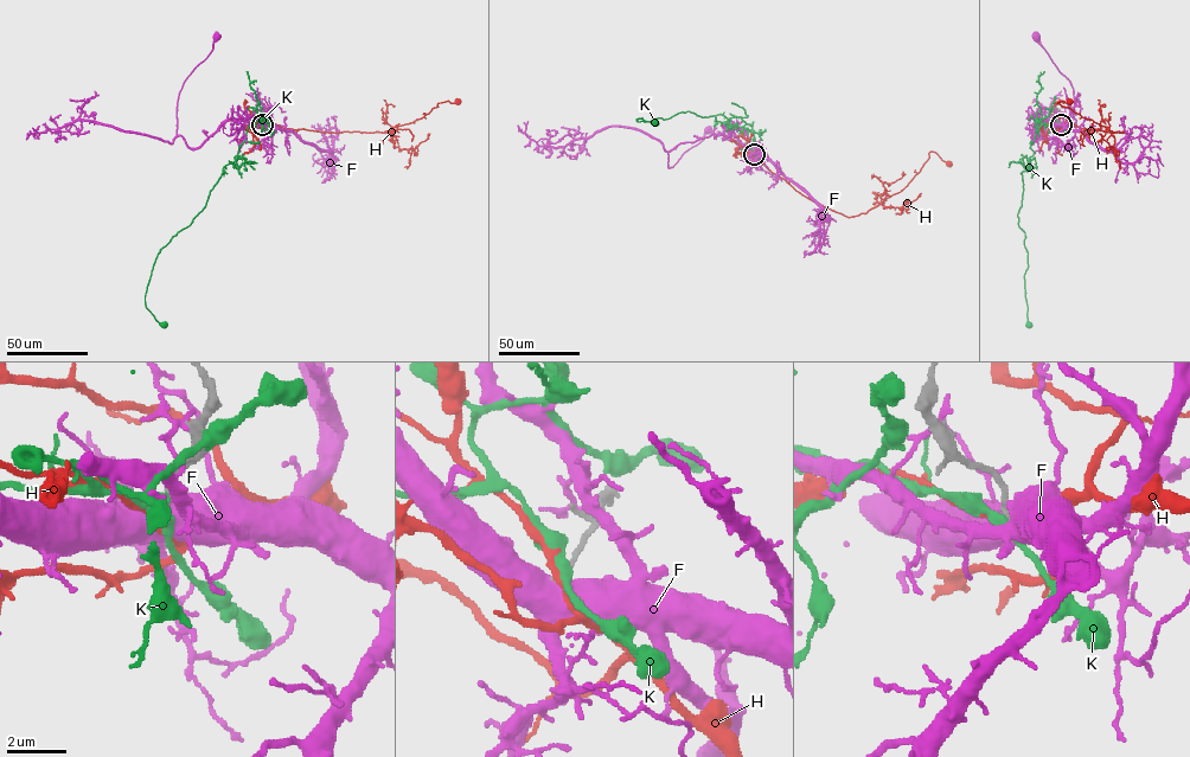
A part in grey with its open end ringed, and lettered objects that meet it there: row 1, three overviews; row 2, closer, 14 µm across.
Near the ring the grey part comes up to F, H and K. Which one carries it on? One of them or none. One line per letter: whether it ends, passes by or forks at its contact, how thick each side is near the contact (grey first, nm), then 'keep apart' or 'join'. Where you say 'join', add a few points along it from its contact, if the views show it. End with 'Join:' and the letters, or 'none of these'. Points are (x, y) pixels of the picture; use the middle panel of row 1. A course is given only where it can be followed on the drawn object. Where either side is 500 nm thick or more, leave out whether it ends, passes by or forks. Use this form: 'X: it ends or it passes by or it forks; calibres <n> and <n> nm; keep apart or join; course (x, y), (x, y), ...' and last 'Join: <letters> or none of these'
F: calibres 240 and 750 nm; keep apart
H: it passes by; calibres 240 and 220 nm; keep apart
K: it passes by; calibres 240 and 320 nm; keep apart
Join: none of these

